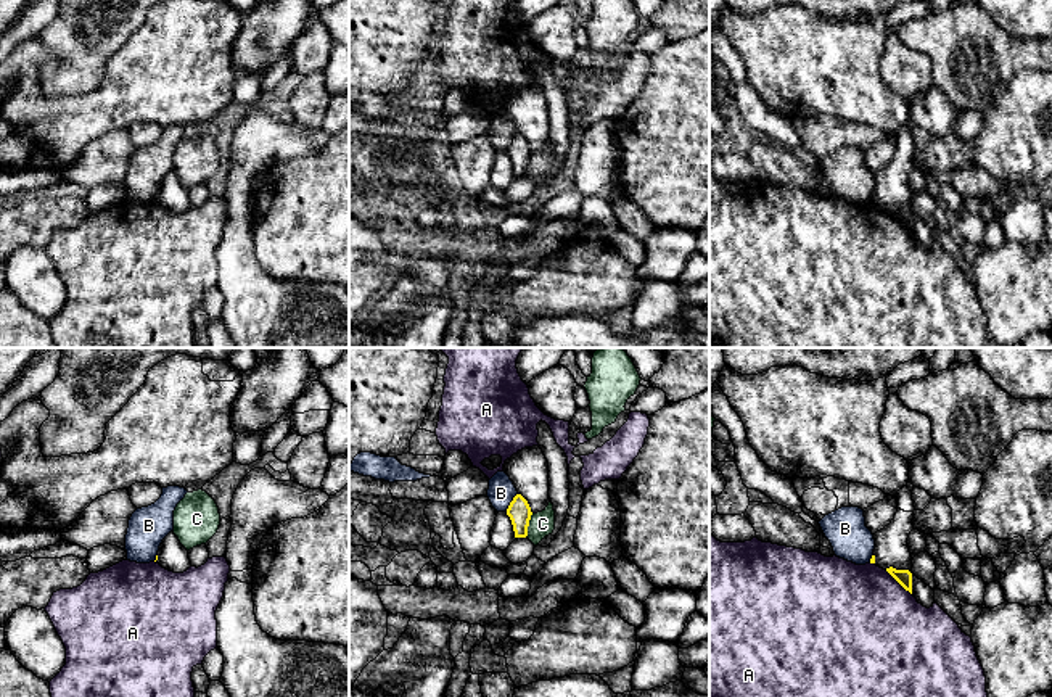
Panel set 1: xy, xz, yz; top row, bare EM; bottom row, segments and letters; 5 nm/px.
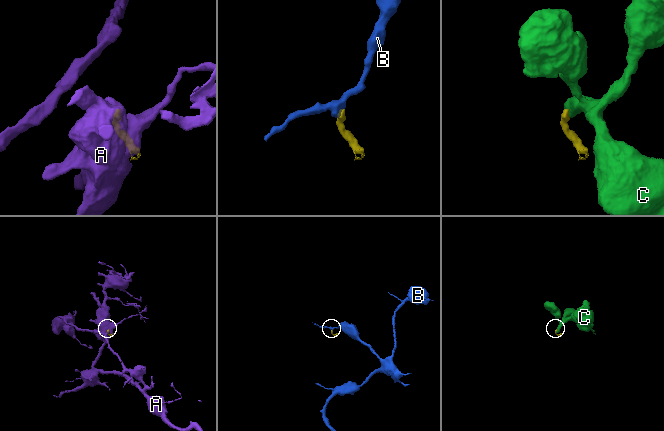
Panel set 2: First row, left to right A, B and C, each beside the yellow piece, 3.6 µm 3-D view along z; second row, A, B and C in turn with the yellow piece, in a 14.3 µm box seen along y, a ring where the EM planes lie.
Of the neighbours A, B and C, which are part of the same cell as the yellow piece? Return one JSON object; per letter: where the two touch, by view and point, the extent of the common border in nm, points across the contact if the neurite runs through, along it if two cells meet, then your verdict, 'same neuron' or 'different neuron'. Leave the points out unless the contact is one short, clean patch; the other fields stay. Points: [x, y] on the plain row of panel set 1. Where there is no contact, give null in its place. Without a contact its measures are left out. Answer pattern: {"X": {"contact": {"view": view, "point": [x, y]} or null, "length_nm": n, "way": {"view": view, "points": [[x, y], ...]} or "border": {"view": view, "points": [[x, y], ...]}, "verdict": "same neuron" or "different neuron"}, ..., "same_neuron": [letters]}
{"A": {"contact": {"view": "yz", "point": [898, 221]}, "length_nm": 180, "border": {"view": "yz", "points": [[885, 210], [911, 234]]}, "verdict": "different neuron"}, "B": {"contact": {"view": "xz", "point": [510, 142]}, "length_nm": 110, "border": {"view": "xz", "points": [[517, 132], [505, 150]]}, "verdict": "different neuron"}, "C": {"contact": {"view": "xz", "point": [528, 164]}, "length_nm": 130, "border": {"view": "xz", "points": [[533, 153], [525, 176]]}, "verdict": "different neuron"}, "same_neuron": []}

